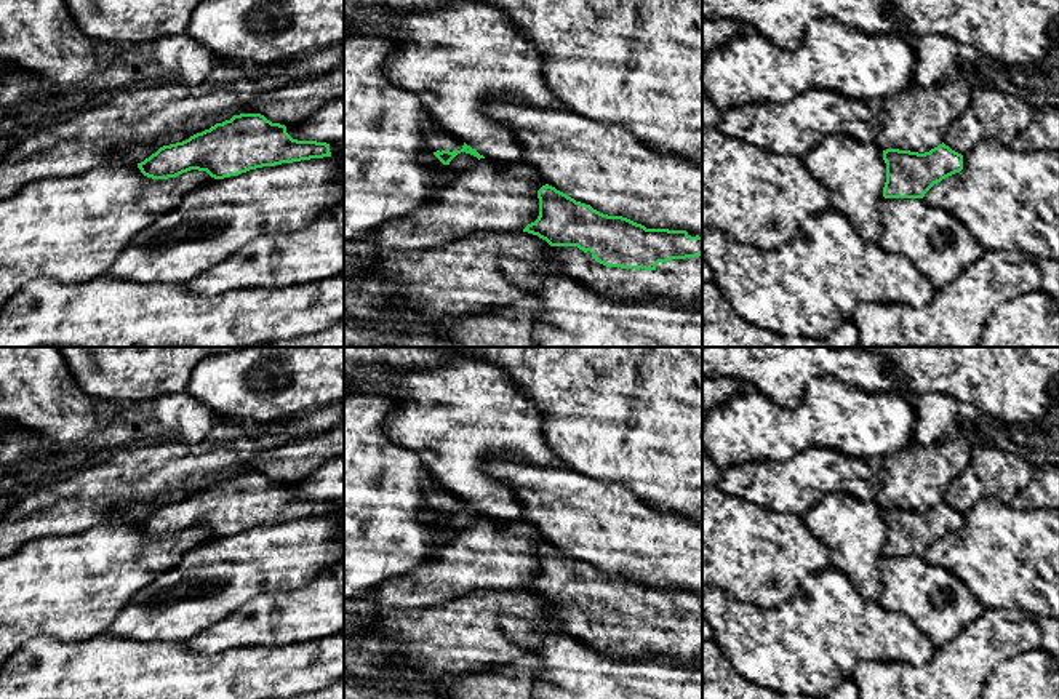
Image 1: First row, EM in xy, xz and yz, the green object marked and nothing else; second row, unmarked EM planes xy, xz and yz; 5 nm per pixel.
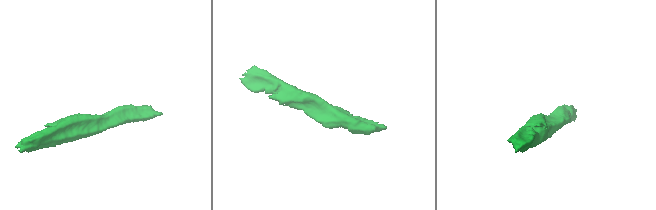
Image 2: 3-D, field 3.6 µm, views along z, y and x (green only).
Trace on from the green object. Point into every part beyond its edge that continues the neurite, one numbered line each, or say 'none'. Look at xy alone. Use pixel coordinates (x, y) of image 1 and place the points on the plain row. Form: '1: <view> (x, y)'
none

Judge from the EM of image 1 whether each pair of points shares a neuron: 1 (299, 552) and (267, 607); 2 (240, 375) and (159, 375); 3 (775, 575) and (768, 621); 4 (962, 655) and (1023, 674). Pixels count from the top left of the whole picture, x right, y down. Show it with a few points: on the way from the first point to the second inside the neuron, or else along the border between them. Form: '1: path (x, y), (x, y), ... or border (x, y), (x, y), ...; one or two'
1: border (312, 579), (298, 587), (256, 594), (242, 605); two
2: border (197, 363), (184, 391); two
3: border (799, 589), (776, 607), (755, 607), (733, 599); two
4: border (1032, 650), (1005, 659), (984, 682); two

